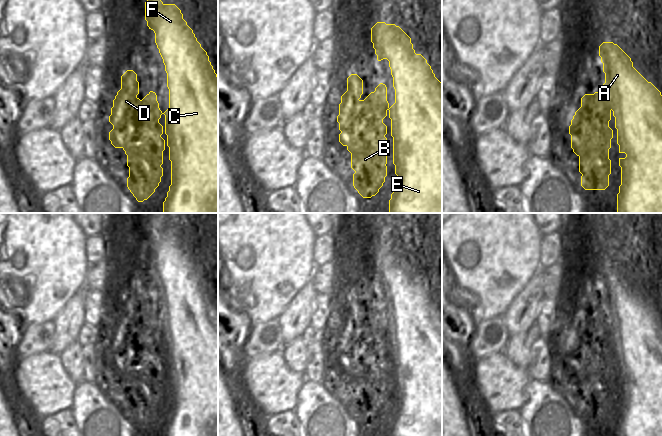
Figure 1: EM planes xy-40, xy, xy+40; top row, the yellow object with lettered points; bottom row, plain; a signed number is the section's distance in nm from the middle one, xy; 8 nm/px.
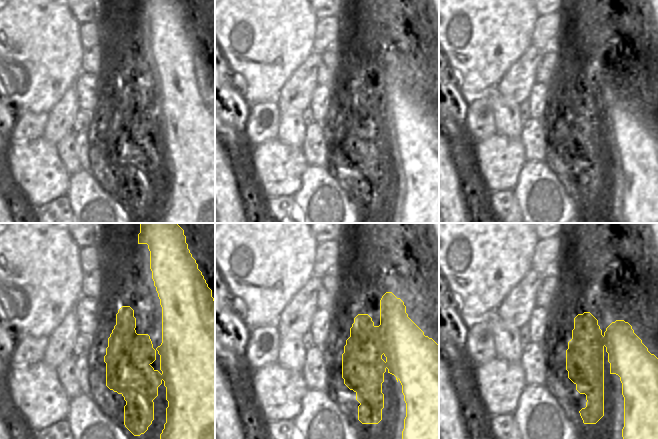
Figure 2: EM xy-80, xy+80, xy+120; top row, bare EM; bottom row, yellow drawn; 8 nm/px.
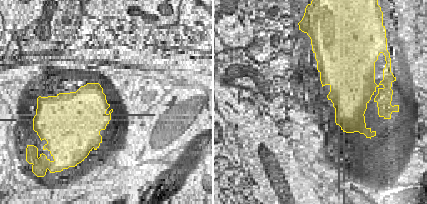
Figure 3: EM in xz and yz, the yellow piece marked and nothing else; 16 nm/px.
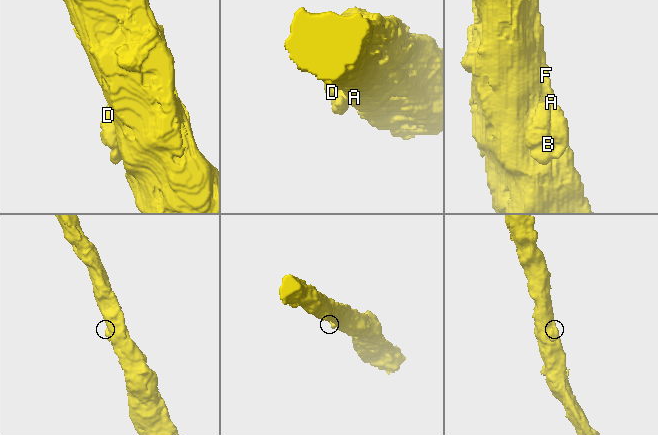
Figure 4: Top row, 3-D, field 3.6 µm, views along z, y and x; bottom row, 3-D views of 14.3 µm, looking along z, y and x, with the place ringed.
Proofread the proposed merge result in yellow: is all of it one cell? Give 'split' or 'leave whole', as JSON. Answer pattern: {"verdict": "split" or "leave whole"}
{"verdict": "leave whole"}

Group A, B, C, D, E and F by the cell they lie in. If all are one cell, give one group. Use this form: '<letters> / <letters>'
A B C D E F

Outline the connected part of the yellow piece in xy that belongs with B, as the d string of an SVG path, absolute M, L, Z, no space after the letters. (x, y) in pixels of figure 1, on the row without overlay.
M377 246L371 252L371 266L377 279L377 284L381 285L387 283L389 285L389 291L391 293L391 299L393 301L393 311L395 313L395 327L390 331L387 325L387 311L385 308L380 307L374 316L371 316L364 324L361 324L363 318L363 304L357 298L351 298L347 302L347 315L341 320L341 327L339 328L339 339L337 340L337 346L339 347L339 366L347 371L347 374L351 377L351 392L355 395L353 398L353 410L363 422L371 422L375 420L379 413L385 406L387 400L387 350L383 347L383 343L388 339L391 343L391 360L393 361L393 388L395 389L395 398L397 403L395 404L395 411L389 424L389 436L442 436L442 307L435 301L431 290L427 287L427 284L421 279L416 278L411 267L411 262L395 248L386 248L385 246Z

